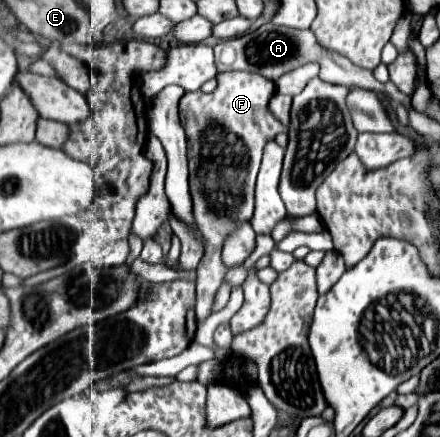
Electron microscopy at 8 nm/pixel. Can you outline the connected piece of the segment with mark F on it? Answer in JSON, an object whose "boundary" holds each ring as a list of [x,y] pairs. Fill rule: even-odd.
{"boundary":[[[225,71],[217,73],[217,87],[213,93],[191,91],[181,97],[179,119],[187,133],[193,213],[201,233],[207,237],[205,261],[201,261],[195,281],[199,319],[211,313],[215,291],[227,275],[227,269],[221,265],[221,247],[225,235],[253,217],[253,191],[265,141],[275,139],[275,135],[281,131],[287,133],[287,127],[283,127],[267,107],[273,93],[273,81],[257,73]]]}

